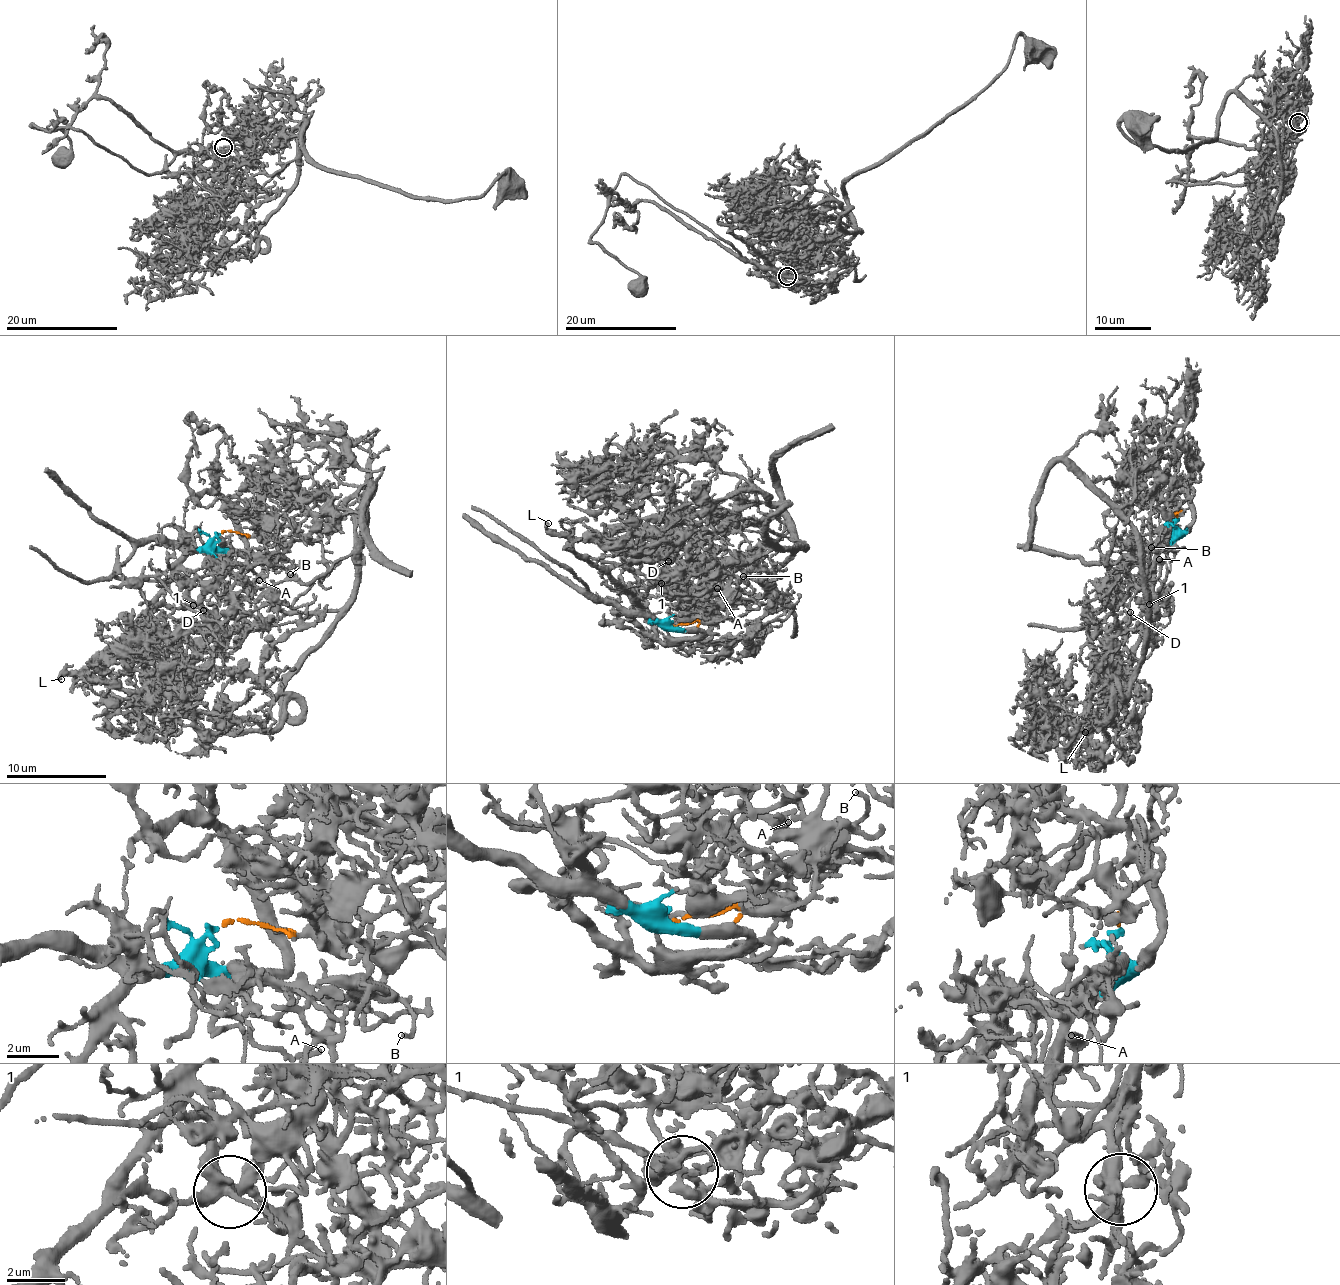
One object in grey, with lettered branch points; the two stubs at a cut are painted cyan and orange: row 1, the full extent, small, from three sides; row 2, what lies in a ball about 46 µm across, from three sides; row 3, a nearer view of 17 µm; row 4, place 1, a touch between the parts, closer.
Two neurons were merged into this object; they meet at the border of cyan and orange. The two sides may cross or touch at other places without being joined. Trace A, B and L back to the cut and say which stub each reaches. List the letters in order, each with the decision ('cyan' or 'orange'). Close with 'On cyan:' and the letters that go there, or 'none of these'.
A: orange
B: orange
L: cyan
On cyan: L

